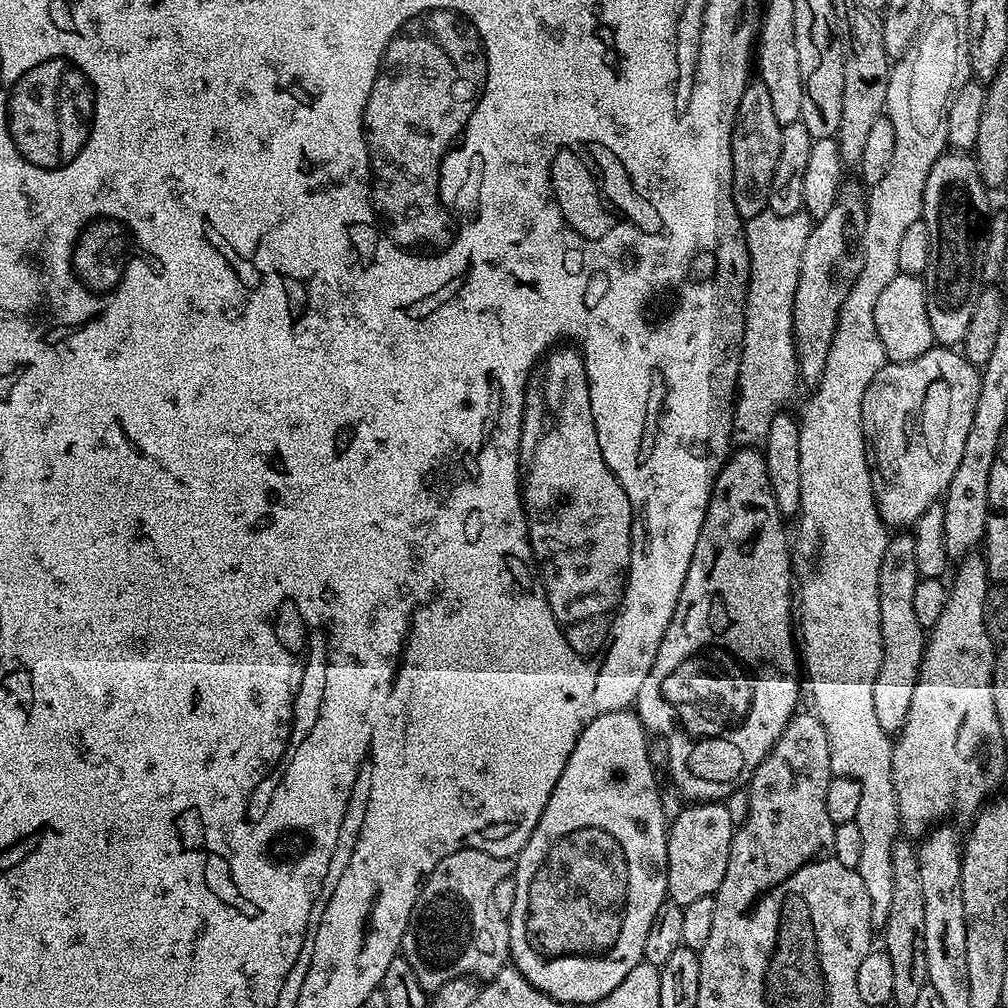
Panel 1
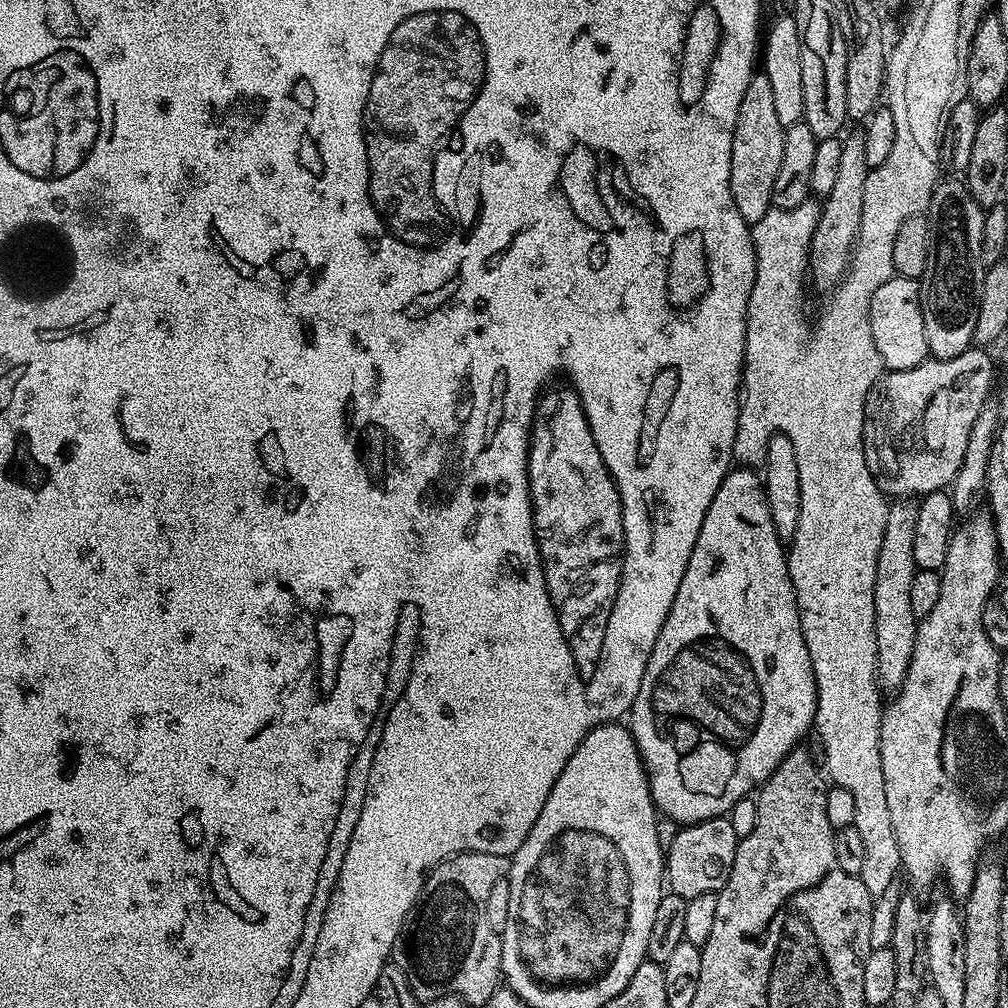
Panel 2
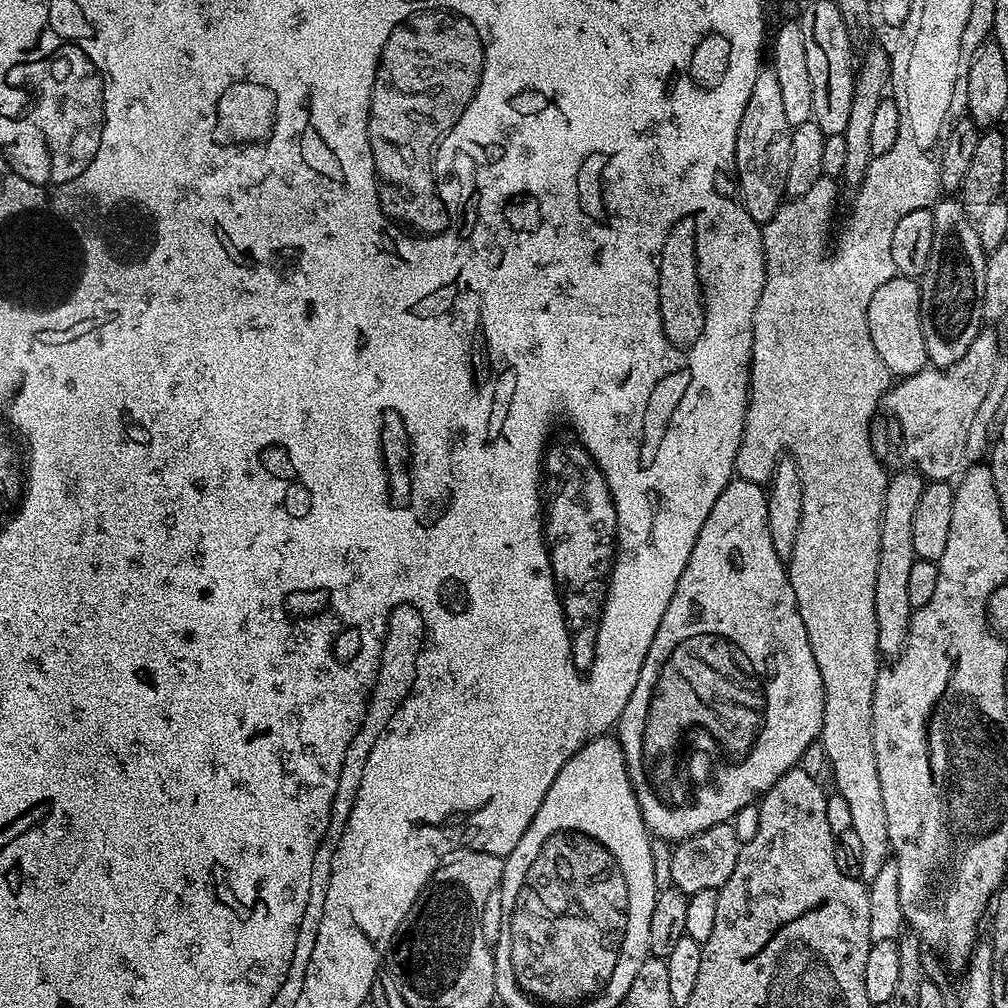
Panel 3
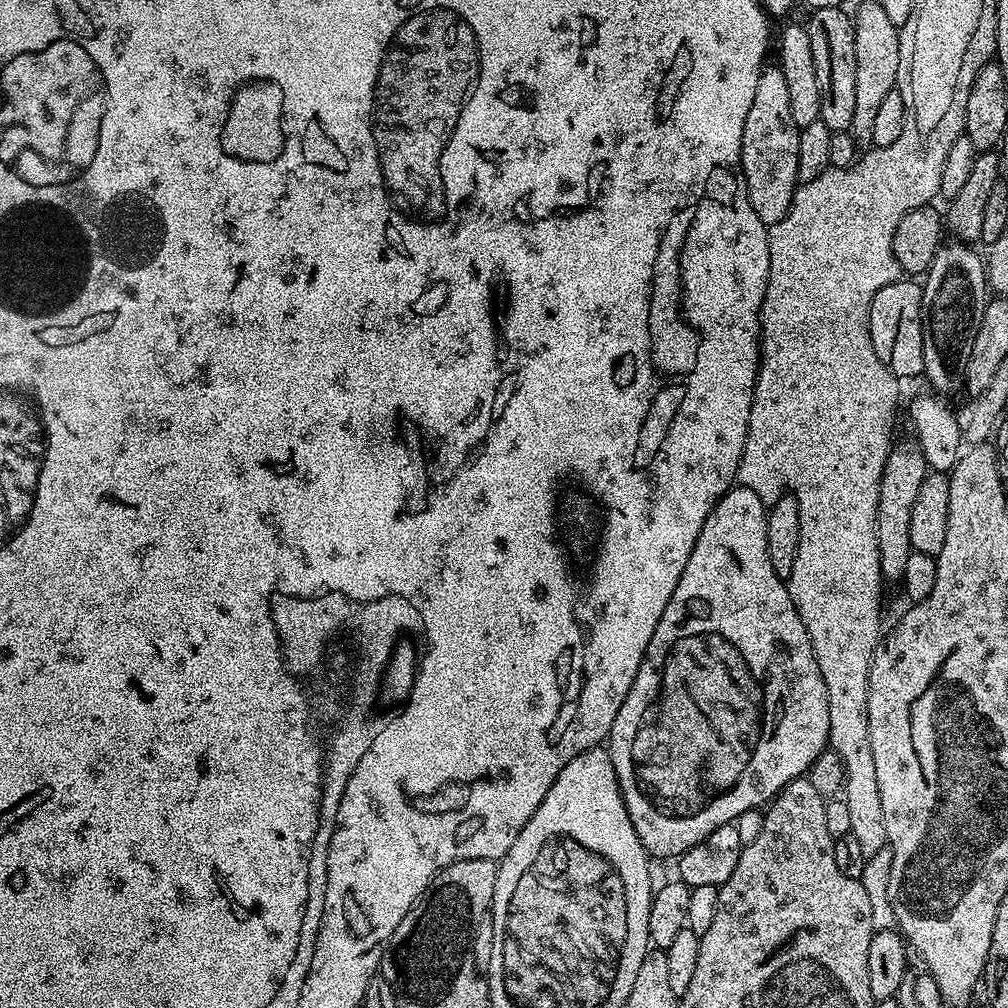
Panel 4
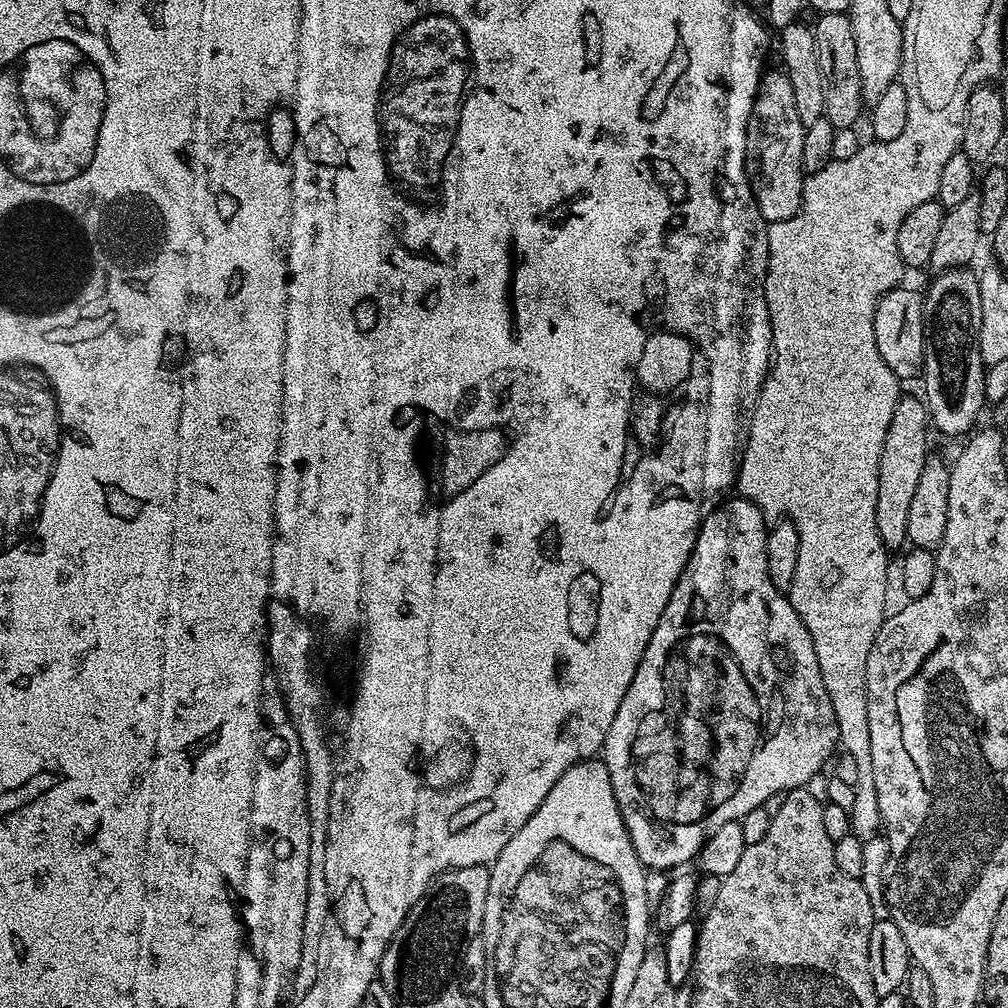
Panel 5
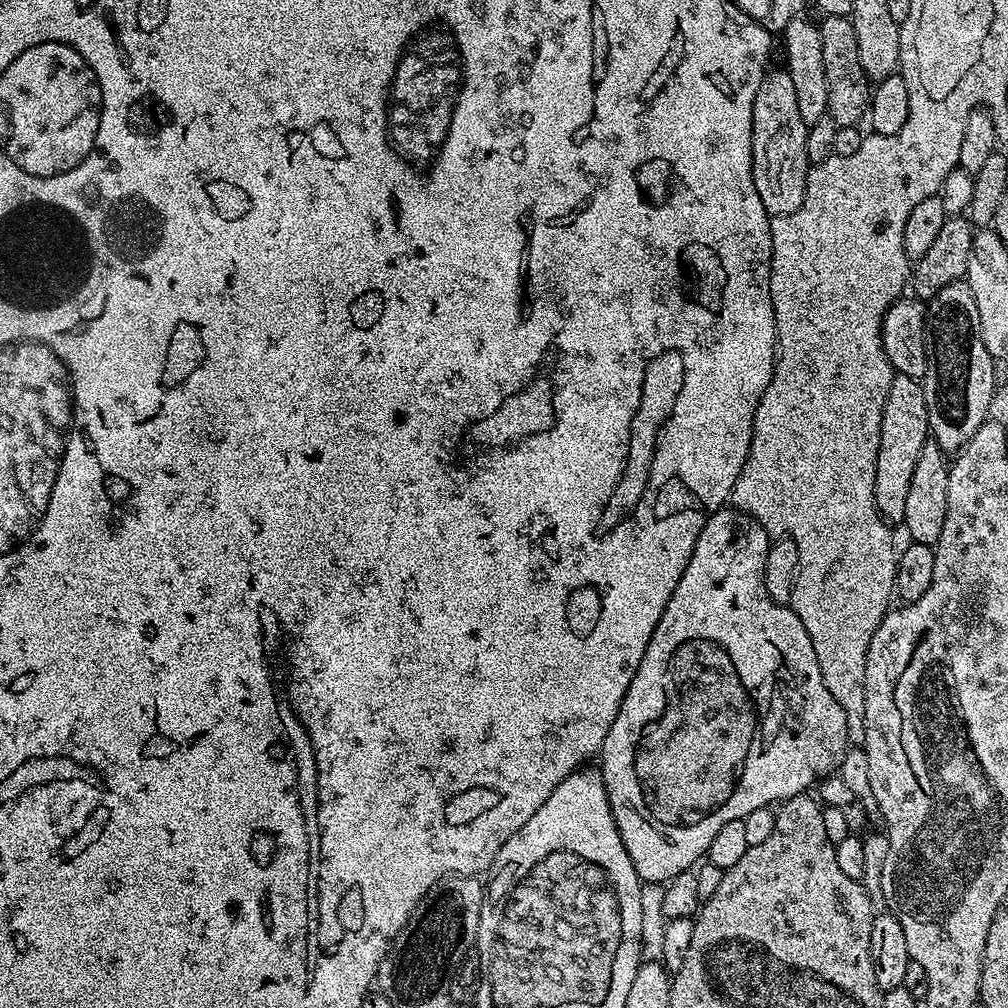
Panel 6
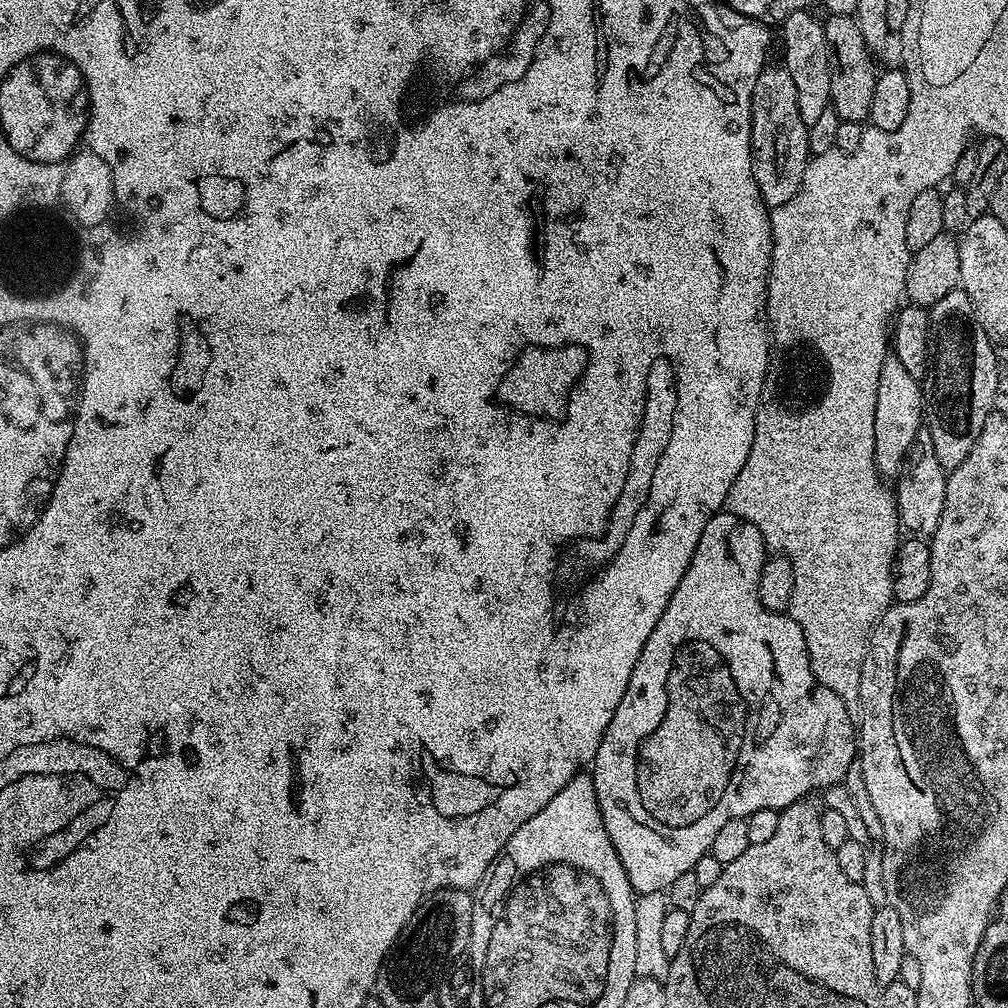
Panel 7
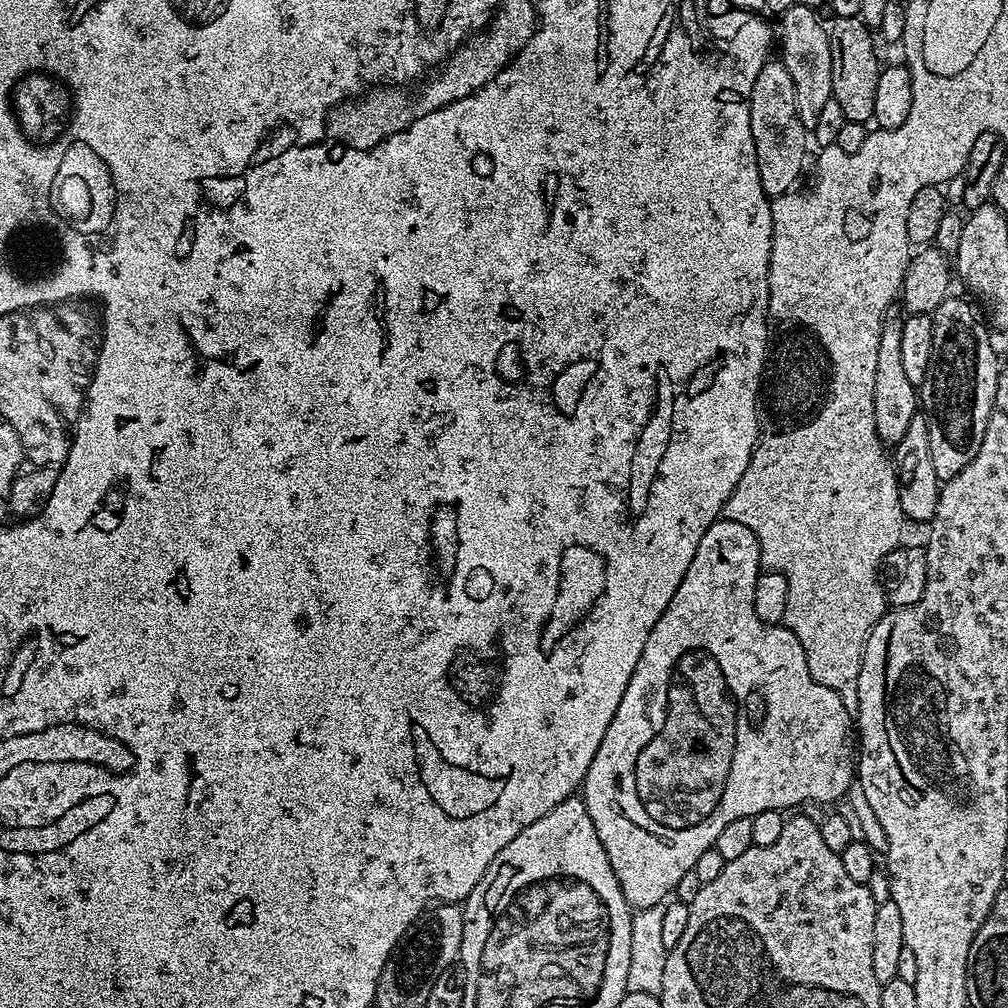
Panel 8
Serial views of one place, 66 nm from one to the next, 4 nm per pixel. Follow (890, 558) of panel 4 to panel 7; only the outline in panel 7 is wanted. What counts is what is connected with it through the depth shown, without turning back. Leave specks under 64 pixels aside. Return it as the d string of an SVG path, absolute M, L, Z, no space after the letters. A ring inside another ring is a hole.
M889 354L878 373L878 402L874 402L874 462L880 477L899 476L910 446L921 435L923 418L924 389L921 381L908 373L896 356Z

